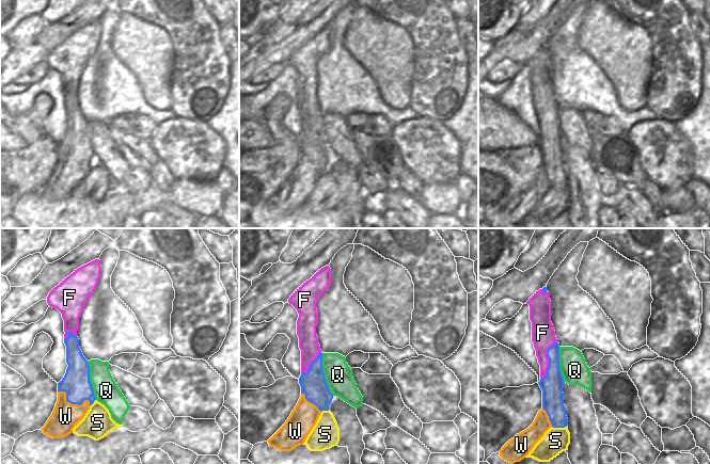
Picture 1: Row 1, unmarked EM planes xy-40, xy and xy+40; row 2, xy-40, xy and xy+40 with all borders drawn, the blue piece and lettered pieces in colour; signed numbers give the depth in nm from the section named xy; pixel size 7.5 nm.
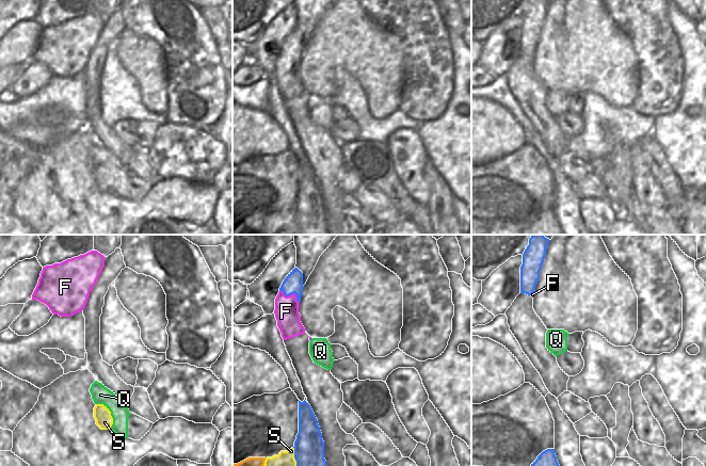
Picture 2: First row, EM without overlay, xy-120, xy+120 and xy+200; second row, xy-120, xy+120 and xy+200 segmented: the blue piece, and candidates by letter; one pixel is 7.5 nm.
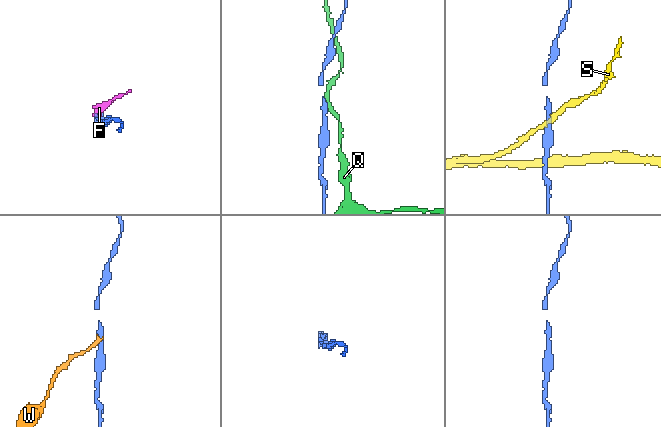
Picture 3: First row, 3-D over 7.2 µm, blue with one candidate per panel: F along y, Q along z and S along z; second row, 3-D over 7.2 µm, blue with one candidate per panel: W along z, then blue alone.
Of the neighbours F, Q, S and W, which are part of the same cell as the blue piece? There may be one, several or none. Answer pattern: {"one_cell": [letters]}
{"one_cell": []}

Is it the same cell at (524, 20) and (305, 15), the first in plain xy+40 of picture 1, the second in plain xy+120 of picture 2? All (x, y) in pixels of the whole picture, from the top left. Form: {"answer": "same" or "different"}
{"answer": "different"}

